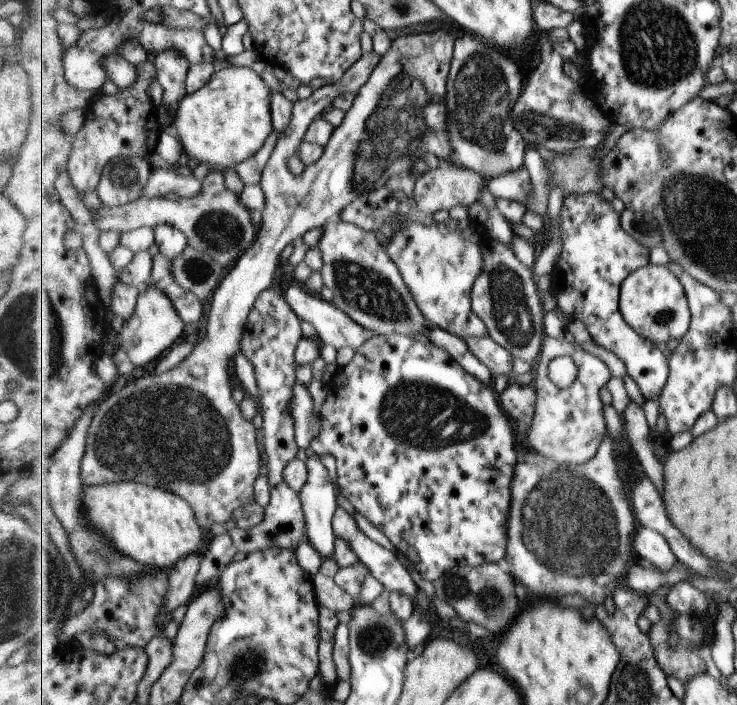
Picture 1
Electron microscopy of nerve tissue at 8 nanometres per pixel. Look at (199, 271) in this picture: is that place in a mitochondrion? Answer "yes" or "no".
yes

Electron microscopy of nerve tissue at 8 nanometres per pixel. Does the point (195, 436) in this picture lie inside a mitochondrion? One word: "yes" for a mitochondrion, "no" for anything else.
yes

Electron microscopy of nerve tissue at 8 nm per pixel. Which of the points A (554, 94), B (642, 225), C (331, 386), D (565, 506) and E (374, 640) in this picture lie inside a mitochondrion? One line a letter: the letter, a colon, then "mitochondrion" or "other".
A: other
B: mitochondrion
C: other
D: mitochondrion
E: mitochondrion

